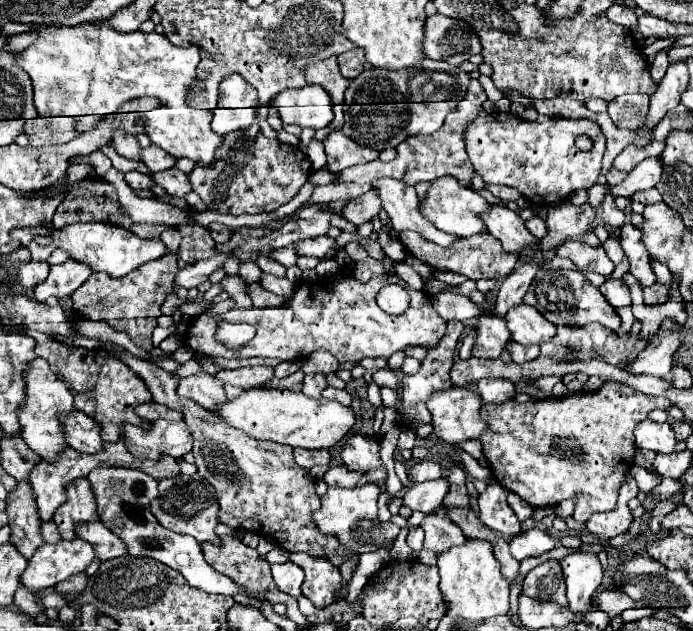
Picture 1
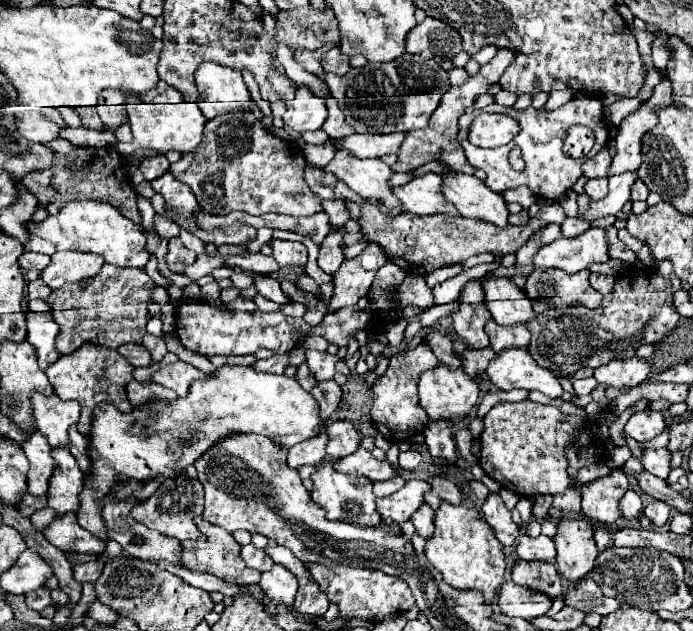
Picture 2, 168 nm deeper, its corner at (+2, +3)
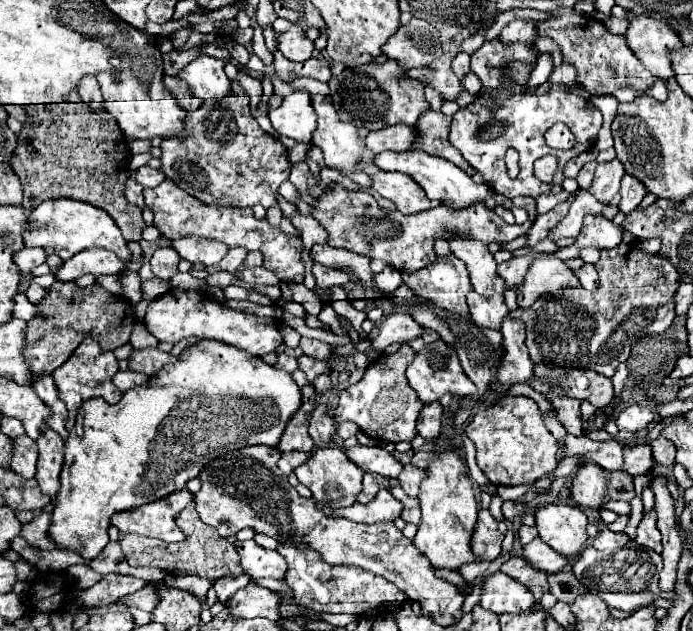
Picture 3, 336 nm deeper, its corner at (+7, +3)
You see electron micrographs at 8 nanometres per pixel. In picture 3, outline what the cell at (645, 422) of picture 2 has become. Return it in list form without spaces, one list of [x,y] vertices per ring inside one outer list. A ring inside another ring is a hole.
[[[626,406],[616,418],[620,432],[640,432],[648,428],[652,422],[654,422],[654,412],[644,406]]]

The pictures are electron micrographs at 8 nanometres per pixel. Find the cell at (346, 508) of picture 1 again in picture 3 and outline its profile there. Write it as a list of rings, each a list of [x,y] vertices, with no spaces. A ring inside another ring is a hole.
[[[320,448],[320,450],[316,450],[310,456],[310,460],[300,464],[294,472],[296,472],[300,484],[304,484],[312,492],[312,498],[316,498],[318,502],[330,506],[332,510],[354,506],[358,494],[362,492],[364,472],[348,460],[344,450],[338,450],[338,448]]]

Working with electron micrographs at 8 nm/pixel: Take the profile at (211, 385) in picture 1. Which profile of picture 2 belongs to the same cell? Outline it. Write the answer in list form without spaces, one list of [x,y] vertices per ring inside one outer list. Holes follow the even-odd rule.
[[[175,362],[175,364],[163,366],[161,370],[157,370],[157,372],[153,374],[153,382],[175,390],[177,396],[187,394],[191,382],[203,380],[203,378],[207,378],[207,376],[205,376],[201,370],[197,370],[195,366],[185,364],[185,362]]]

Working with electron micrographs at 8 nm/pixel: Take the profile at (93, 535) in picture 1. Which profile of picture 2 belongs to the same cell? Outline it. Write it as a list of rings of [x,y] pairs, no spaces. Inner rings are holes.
[[[63,514],[55,518],[45,530],[43,536],[63,552],[79,552],[79,554],[101,554],[105,552],[105,542],[99,542],[91,532],[83,530],[75,522],[75,514]]]

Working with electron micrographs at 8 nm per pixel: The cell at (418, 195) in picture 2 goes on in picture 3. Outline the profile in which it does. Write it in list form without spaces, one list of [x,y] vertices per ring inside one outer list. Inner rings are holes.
[[[378,172],[372,176],[372,180],[372,188],[380,196],[392,200],[402,214],[416,214],[438,206],[438,202],[428,200],[426,194],[418,190],[418,184],[412,178],[406,178],[406,174]]]

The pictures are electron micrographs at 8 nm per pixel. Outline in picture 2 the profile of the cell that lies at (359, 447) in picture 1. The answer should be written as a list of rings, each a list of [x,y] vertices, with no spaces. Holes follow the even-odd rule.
[[[331,422],[325,426],[325,432],[329,436],[327,442],[327,456],[331,458],[343,458],[347,454],[353,454],[359,448],[359,432],[353,428],[351,422]]]

